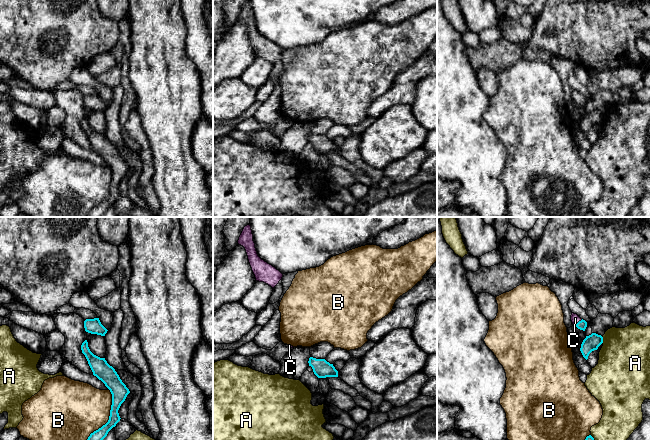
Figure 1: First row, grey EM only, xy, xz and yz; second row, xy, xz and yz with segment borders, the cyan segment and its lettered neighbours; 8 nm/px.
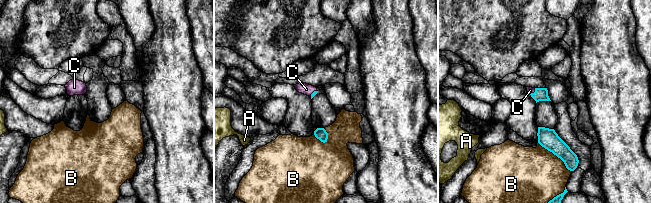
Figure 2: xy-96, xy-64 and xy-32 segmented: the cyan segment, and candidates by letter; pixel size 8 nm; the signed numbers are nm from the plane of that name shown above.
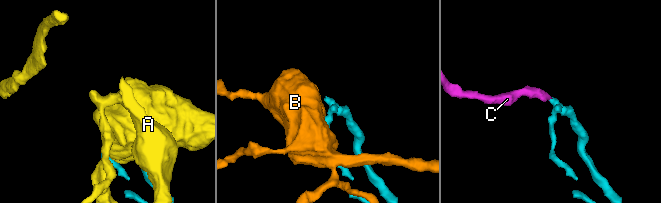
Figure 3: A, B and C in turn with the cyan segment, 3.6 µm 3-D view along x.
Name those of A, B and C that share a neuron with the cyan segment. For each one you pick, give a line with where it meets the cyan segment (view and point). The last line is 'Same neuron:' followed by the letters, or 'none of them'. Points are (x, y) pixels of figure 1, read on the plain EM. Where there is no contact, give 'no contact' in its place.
C: meets cyan in yz at (578, 98)
Same neuron: C

